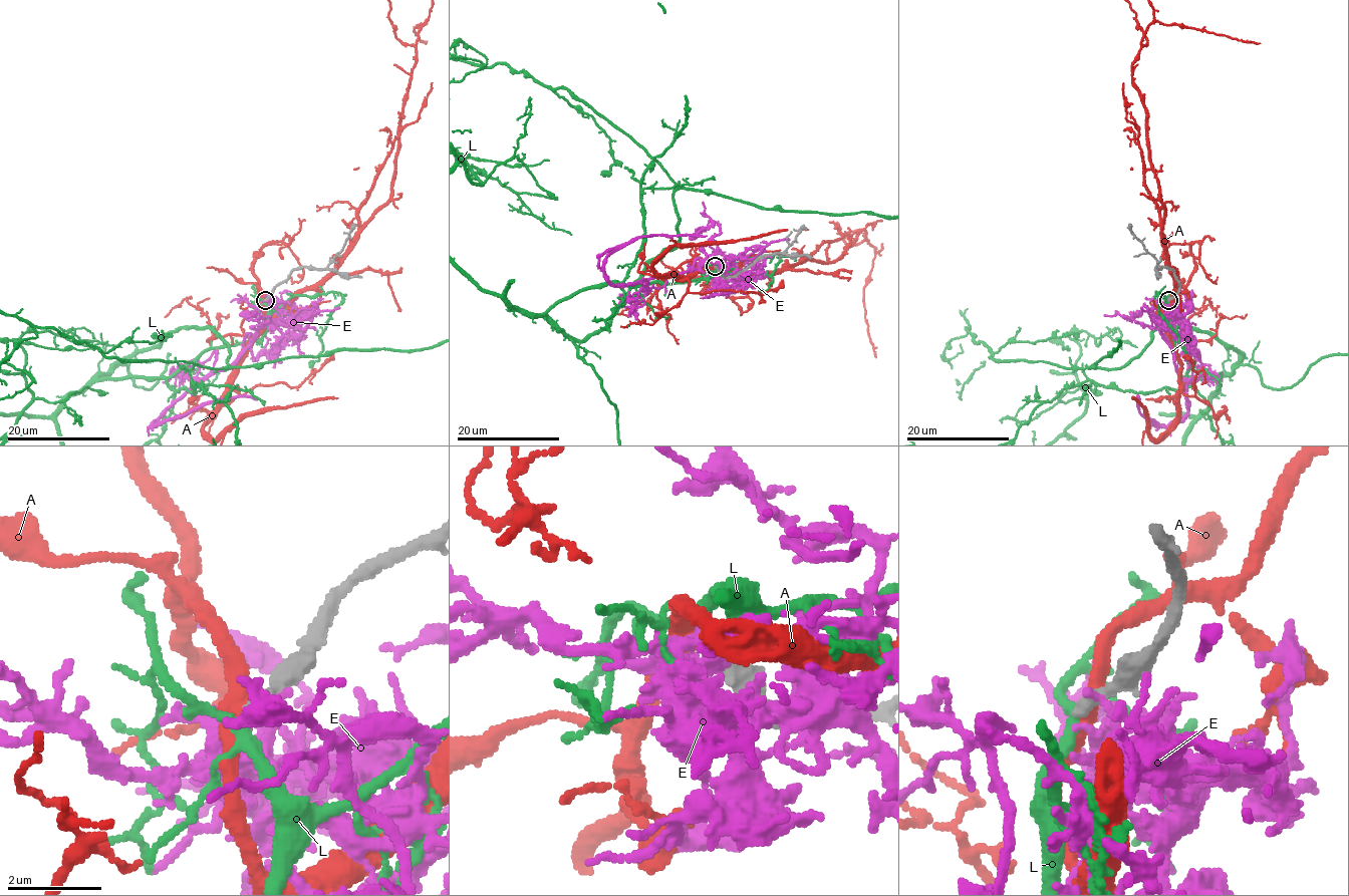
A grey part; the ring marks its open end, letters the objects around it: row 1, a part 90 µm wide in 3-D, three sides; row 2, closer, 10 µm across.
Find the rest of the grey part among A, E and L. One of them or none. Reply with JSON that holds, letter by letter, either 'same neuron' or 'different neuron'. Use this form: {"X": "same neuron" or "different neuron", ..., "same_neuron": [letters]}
{"A": "different neuron", "E": "different neuron", "L": "same neuron", "same_neuron": ["L"]}

